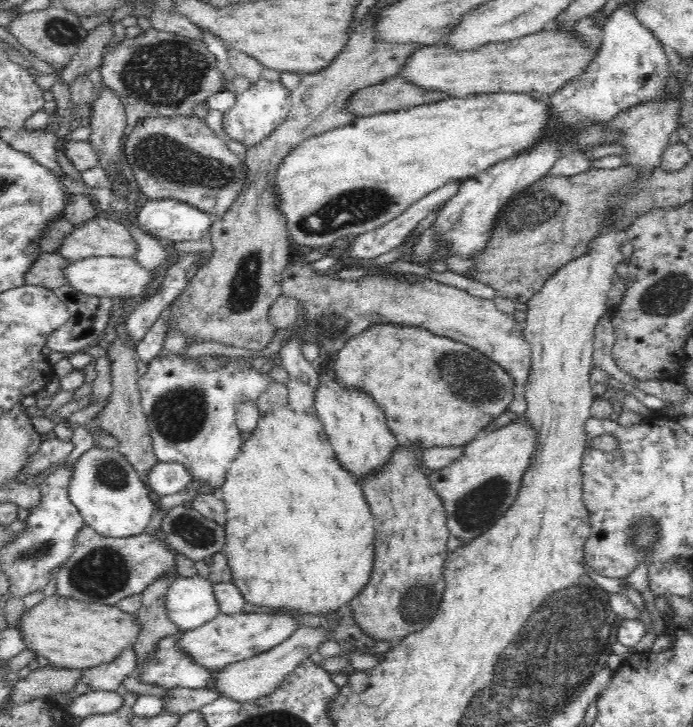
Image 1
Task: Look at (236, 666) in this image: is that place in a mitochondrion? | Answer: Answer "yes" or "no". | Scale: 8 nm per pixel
no

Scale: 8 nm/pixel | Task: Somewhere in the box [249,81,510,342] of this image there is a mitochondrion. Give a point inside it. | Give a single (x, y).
(354, 206)

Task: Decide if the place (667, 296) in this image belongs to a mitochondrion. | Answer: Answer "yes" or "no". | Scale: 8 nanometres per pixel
yes

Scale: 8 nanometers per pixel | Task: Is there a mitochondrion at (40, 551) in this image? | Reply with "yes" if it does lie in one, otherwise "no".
yes

